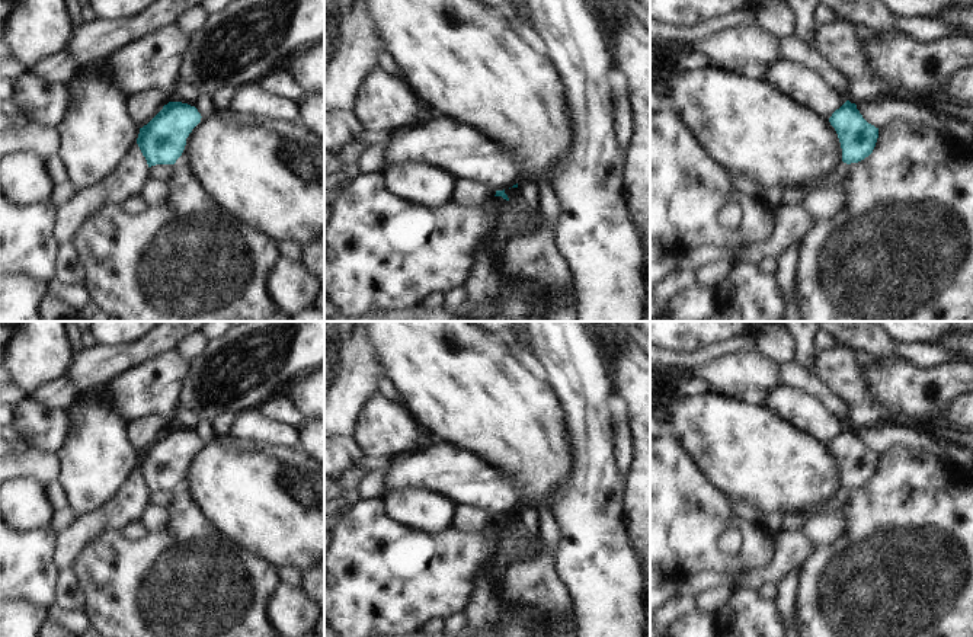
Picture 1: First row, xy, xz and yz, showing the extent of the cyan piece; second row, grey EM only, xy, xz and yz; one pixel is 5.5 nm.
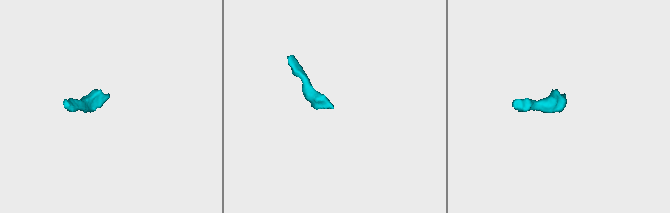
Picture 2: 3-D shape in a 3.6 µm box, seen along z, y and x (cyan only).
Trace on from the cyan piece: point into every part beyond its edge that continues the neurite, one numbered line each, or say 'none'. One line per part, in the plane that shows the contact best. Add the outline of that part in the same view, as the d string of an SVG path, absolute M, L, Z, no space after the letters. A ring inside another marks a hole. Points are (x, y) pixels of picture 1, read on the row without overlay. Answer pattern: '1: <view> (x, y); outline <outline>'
none

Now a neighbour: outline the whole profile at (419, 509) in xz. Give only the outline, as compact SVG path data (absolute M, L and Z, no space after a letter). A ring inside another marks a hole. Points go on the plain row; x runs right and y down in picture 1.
M425 489L390 492L381 497L384 516L417 532L438 532L454 522L457 505Z

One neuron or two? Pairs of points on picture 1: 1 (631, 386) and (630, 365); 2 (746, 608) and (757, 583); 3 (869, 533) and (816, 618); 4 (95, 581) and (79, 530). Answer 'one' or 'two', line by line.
1: one
2: two
3: one
4: two

